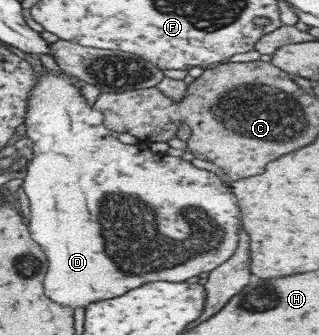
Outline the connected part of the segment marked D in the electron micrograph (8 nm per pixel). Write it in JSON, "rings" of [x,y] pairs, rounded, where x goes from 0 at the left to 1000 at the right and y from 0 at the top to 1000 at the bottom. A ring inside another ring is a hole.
{"rings":[[[103,206],[103,221],[110,221],[110,254],[91,272],[91,290],[78,301],[72,355],[75,403],[100,421],[94,445],[103,469],[78,484],[82,510],[78,528],[69,534],[63,579],[69,594],[91,603],[91,642],[78,663],[91,666],[97,713],[129,737],[129,749],[141,755],[141,773],[147,773],[147,815],[141,815],[141,833],[135,833],[135,869],[141,869],[141,887],[154,899],[166,899],[191,916],[248,922],[248,916],[270,916],[279,904],[373,887],[392,869],[423,863],[423,857],[436,857],[448,845],[467,845],[467,839],[577,842],[627,815],[652,815],[718,776],[718,767],[730,761],[730,743],[743,737],[743,719],[749,719],[743,696],[749,696],[749,678],[755,678],[755,624],[743,618],[743,594],[724,576],[718,549],[693,546],[693,537],[674,519],[621,504],[599,484],[580,481],[561,466],[480,457],[455,433],[436,436],[373,424],[364,409],[342,403],[339,382],[323,370],[317,331],[298,331],[288,316],[270,307],[248,263],[235,260],[207,224],[154,206],[141,206],[141,215],[116,215]]]}

